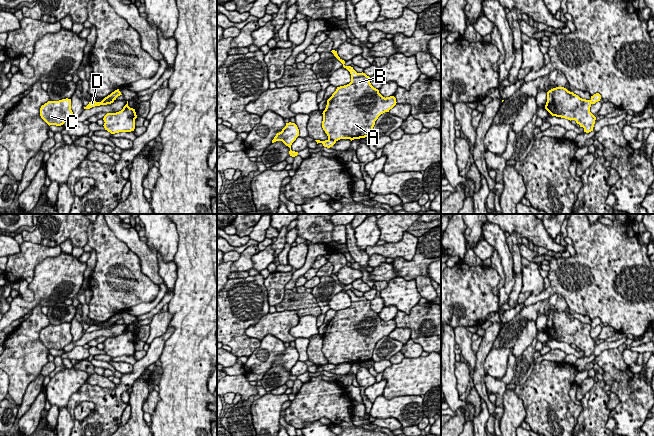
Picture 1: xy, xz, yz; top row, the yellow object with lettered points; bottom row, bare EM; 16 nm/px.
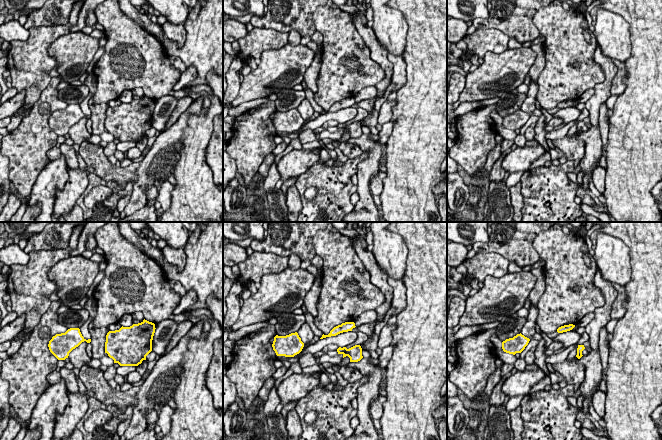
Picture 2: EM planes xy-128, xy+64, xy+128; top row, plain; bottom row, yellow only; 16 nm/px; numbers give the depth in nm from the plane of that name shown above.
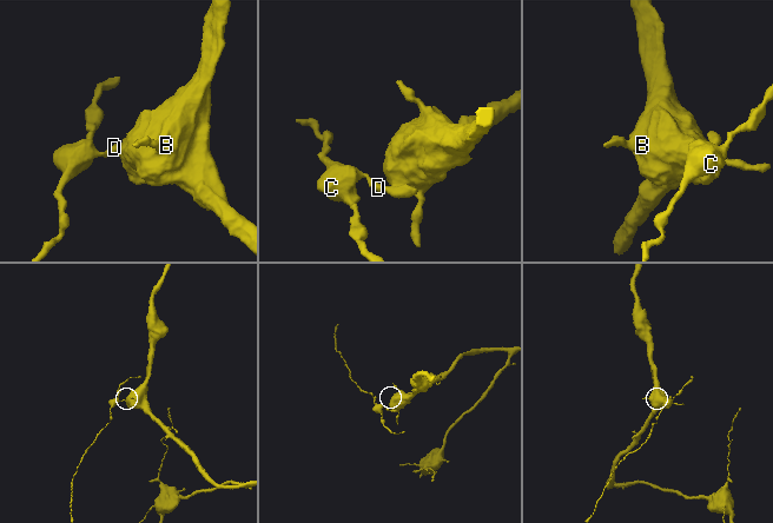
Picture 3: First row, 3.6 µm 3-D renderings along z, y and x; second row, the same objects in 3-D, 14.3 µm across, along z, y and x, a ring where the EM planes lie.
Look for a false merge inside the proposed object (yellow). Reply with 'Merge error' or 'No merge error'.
Merge error

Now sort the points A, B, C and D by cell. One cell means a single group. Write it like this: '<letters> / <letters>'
A B / C D

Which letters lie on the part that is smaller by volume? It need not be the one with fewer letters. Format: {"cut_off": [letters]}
{"cut_off": ["C", "D"]}

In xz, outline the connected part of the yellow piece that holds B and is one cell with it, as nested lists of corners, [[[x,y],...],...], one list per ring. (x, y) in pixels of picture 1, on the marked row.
[[[331,51],[334,56],[343,64],[343,67],[346,68],[351,74],[351,82],[347,85],[337,87],[336,91],[332,94],[332,96],[327,100],[327,105],[325,110],[323,111],[323,121],[322,128],[328,136],[328,139],[338,141],[340,139],[350,139],[351,141],[354,139],[360,139],[369,137],[372,135],[373,127],[375,125],[375,121],[378,117],[385,113],[389,112],[396,105],[396,98],[394,96],[383,97],[379,90],[374,88],[370,83],[370,77],[365,73],[357,73],[353,67],[345,66],[345,61],[342,60],[337,51]]]

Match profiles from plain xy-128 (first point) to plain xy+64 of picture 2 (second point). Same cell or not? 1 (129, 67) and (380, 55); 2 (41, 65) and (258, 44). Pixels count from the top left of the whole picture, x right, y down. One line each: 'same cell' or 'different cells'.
1: different cells
2: same cell

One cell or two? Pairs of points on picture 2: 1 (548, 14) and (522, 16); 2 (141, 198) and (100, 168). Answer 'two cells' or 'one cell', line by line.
1: two cells
2: one cell

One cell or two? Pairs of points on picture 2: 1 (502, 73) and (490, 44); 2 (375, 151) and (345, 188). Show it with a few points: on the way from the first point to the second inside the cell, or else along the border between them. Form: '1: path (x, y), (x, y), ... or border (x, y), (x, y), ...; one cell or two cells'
1: border (507, 48), (498, 53), (488, 51), (483, 58); two cells
2: border (356, 186), (357, 190); two cells

